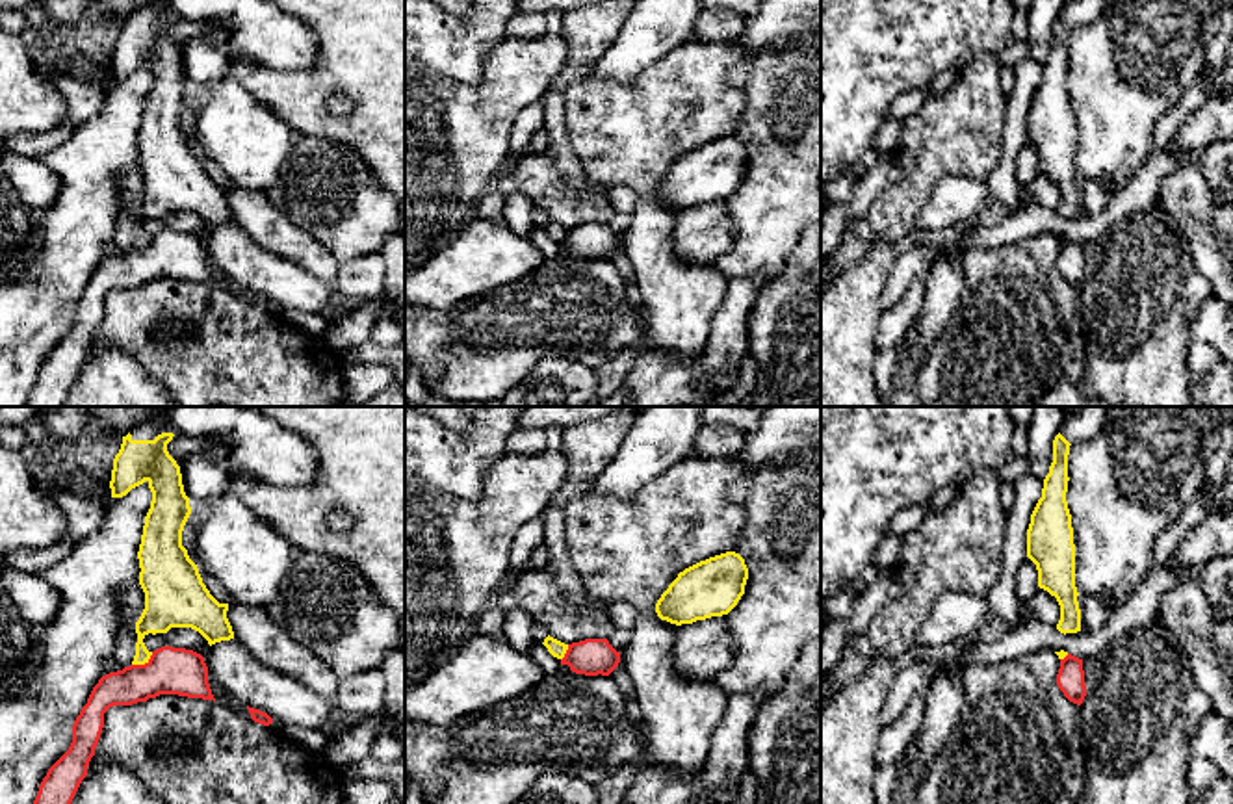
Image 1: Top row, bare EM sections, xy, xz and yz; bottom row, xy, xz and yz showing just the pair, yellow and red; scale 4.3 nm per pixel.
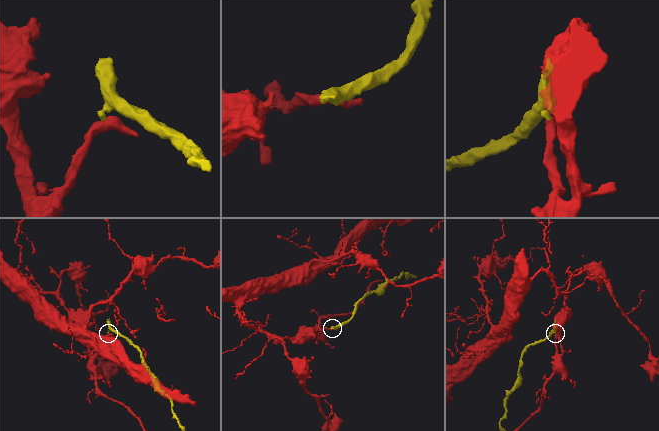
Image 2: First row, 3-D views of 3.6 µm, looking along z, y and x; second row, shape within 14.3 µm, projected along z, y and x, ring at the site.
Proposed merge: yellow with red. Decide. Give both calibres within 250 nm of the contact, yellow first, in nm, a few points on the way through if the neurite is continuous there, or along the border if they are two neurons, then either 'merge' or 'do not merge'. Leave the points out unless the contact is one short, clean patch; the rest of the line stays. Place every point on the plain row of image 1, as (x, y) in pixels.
170 nm thick on the yellow side, 200 nm on the other; border along xy (153, 236), (143, 247), (132, 249); do not merge

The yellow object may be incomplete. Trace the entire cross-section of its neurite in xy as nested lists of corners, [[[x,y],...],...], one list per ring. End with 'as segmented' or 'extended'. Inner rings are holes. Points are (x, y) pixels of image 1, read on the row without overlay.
[[[163,0],[147,2],[123,20],[113,43],[111,82],[123,82],[145,65],[152,76],[137,136],[145,193],[136,206],[137,227],[132,249],[149,247],[152,236],[143,227],[149,217],[191,212],[210,230],[234,223],[227,202],[228,188],[219,188],[210,178],[197,149],[182,130],[191,91],[180,50],[167,35],[173,20]]]; extended

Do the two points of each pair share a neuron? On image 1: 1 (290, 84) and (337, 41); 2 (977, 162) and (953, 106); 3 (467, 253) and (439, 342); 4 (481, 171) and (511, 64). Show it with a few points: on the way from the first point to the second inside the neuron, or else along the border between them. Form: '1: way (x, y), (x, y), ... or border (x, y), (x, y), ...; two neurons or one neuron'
1: way (307, 84), (314, 84), (337, 58); one neuron
2: way (972, 149), (955, 132), (955, 119); one neuron
3: border (491, 290), (461, 299), (448, 309), (424, 309); two neurons
4: way (481, 145), (481, 117), (506, 90); one neuron

